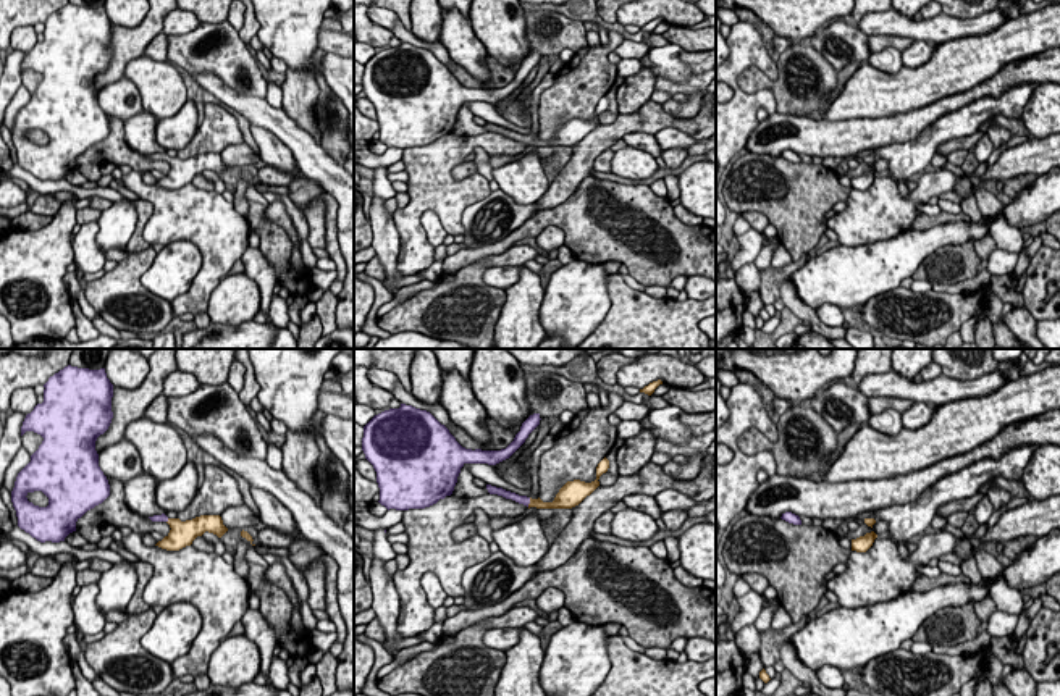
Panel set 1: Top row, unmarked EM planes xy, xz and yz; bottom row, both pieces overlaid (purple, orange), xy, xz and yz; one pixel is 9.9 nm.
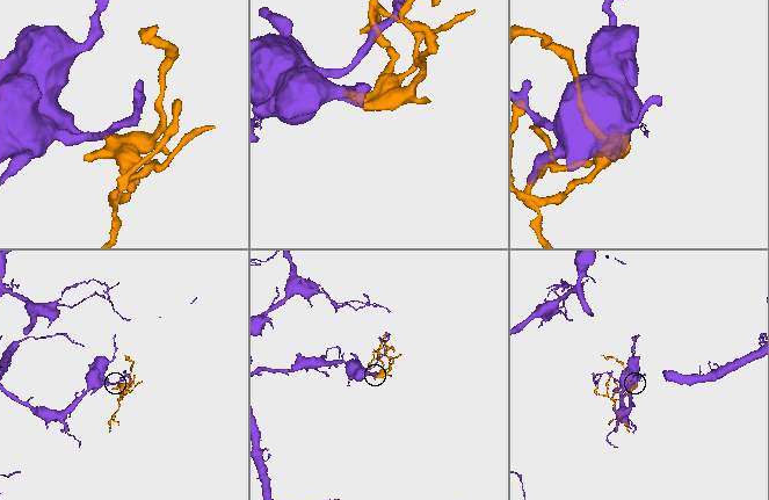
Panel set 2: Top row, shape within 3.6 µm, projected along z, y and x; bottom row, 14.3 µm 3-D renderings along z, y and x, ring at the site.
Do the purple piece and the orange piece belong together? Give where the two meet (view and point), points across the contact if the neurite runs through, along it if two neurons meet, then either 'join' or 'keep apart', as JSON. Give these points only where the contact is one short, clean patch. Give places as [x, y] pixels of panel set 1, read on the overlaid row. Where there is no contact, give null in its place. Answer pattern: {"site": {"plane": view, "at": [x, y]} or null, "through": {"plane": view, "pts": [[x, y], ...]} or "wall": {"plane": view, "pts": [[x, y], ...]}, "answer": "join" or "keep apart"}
{"site": {"plane": "xz", "at": [529, 503]}, "through": {"plane": "xz", "pts": [[522, 499], [529, 503], [534, 503]]}, "answer": "join"}

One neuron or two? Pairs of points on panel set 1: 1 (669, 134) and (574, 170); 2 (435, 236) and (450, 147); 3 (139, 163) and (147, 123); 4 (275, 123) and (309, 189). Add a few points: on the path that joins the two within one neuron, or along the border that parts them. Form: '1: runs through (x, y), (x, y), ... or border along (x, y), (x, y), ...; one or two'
1: border along (655, 133), (666, 126), (676, 126), (692, 138); two
2: border along (429, 209), (422, 215), (420, 225), (433, 247); two
3: border along (123, 121), (123, 139), (133, 149), (147, 155); two
4: border along (306, 176), (312, 178), (325, 191); two

